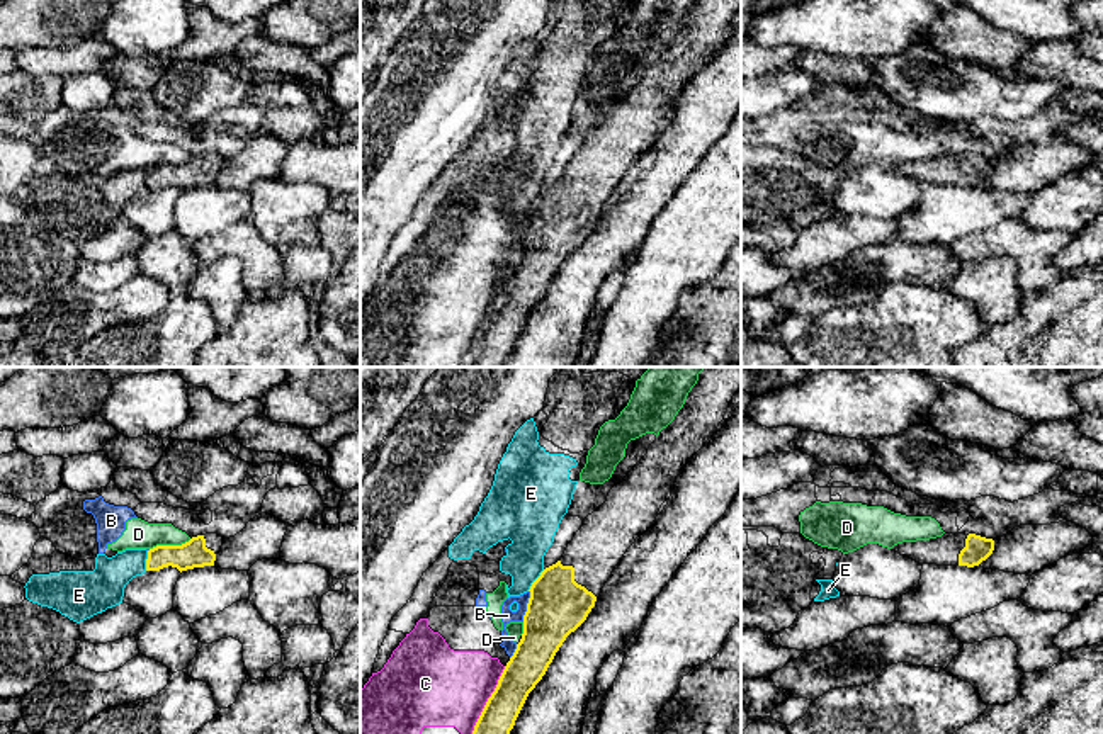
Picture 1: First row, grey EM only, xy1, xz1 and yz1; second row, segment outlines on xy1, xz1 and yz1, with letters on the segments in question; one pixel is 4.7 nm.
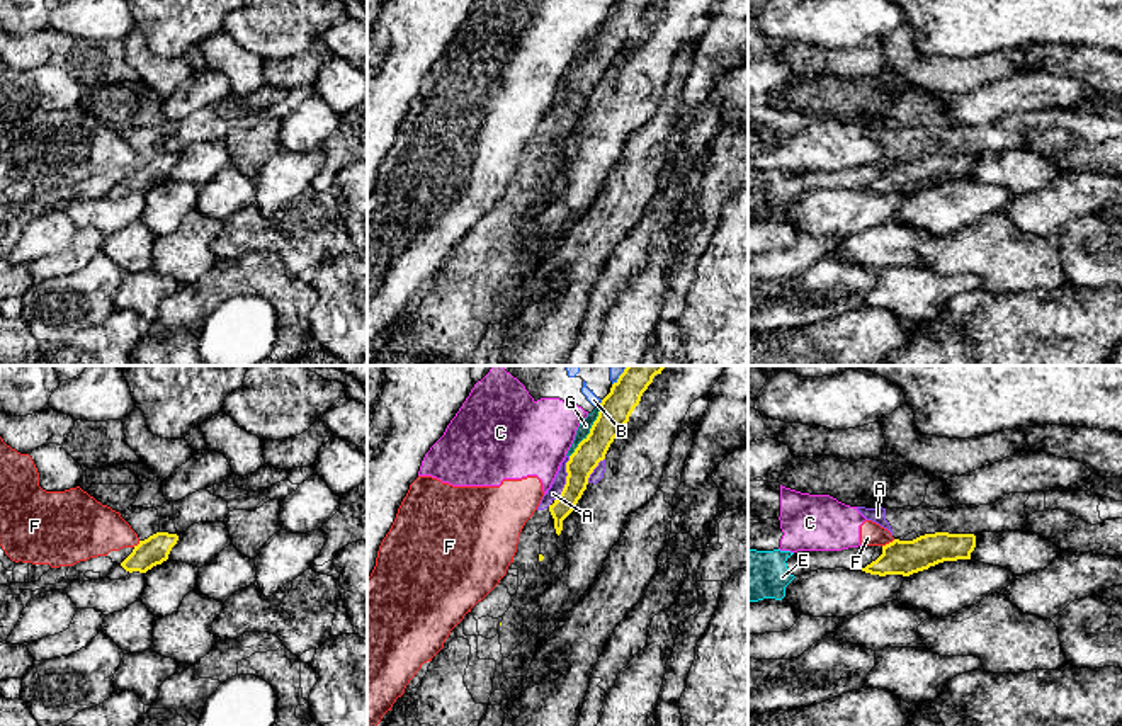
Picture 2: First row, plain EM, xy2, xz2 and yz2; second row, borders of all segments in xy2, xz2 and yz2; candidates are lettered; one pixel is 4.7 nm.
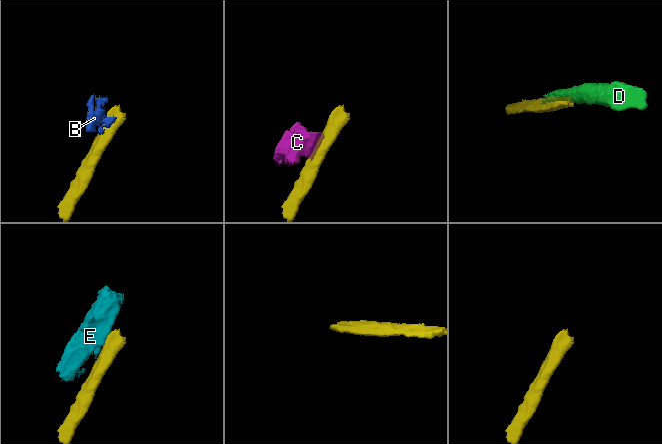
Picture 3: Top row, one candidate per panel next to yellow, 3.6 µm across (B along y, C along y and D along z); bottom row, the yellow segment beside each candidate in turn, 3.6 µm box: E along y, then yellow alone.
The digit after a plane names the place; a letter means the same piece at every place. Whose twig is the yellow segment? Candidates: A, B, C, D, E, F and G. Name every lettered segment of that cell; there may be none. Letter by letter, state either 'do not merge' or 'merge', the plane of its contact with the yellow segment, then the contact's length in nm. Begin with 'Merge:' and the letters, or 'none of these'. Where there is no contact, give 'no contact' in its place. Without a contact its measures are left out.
Merge: none of these
A: do not merge; contact in xz2; length 220 nm
B: do not merge; contact in xz1; length 160 nm
C: do not merge; contact in xz1; length 420 nm
D: do not merge; contact in xy1; length 200 nm
E: do not merge; contact in xz1; length 130 nm
F: do not merge; contact in yz2; length 70 nm
G: do not merge; contact in xz2; length 280 nm

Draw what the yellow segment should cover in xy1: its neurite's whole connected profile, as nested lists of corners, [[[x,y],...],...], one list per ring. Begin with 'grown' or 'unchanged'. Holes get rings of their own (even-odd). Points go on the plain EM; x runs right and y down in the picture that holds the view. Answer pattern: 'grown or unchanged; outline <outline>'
grown; outline [[[206,153],[192,156],[182,165],[156,165],[148,170],[146,190],[160,190],[172,185],[182,192],[194,187],[214,185],[223,160],[218,153]]]

